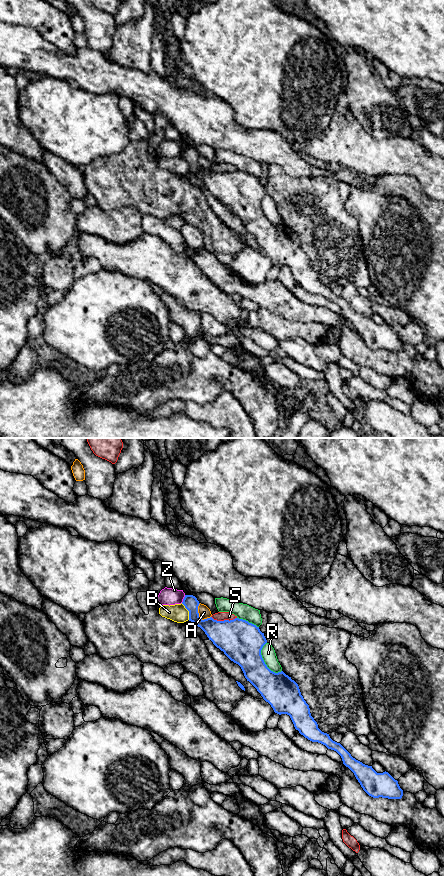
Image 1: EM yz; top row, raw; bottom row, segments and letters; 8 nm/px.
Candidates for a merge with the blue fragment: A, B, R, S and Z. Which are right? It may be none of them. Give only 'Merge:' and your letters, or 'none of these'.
Merge: none of these

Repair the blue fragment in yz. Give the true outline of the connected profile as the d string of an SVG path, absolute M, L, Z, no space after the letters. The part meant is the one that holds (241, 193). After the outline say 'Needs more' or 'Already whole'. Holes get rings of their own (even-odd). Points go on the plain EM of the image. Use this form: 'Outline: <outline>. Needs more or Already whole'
Outline: M185 147L182 156L189 163L189 173L200 179L217 200L223 203L231 213L241 219L247 233L249 233L261 246L263 251L271 257L274 264L279 267L289 267L295 281L308 292L321 295L328 301L336 303L341 308L343 316L354 325L361 339L369 348L388 351L402 350L403 342L400 340L398 333L388 324L377 325L372 318L365 317L356 312L340 295L333 293L329 286L322 284L318 280L317 274L311 268L309 257L301 247L298 236L283 223L275 225L265 216L261 202L267 195L267 192L259 179L239 170L230 173L217 173L210 169L202 172L198 165L200 155L193 147Z. Already whole

